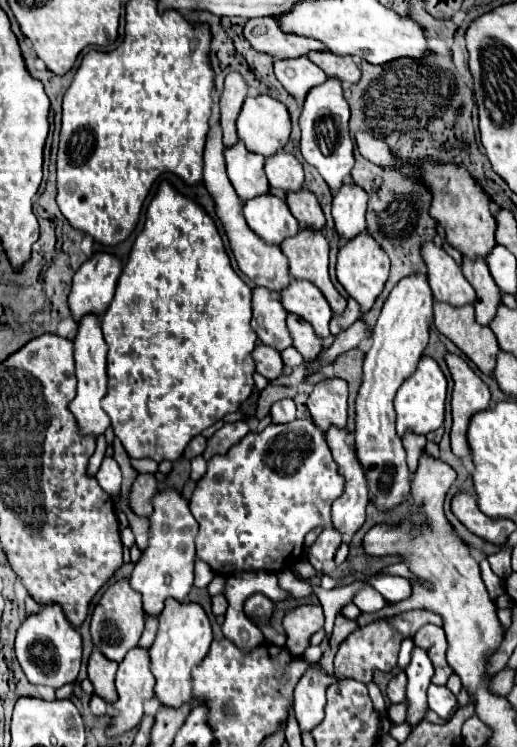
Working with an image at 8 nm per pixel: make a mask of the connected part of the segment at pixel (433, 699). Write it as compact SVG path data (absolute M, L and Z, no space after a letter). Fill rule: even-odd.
M430 684L430 688L428 688L428 706L430 706L432 712L436 712L440 718L448 718L454 704L456 704L456 696L446 686Z

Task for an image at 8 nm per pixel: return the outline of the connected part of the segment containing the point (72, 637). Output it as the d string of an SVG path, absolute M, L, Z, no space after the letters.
M48 604L40 614L28 616L22 622L16 636L16 658L30 684L62 688L64 684L72 684L78 678L82 662L82 638L78 630L66 620L62 608L58 608L58 604Z

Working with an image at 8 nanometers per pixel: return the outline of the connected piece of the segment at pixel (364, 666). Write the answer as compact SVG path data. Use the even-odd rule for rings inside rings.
M376 620L364 628L356 628L338 648L334 668L336 668L336 678L354 678L364 684L373 682L374 670L380 672L390 672L396 666L400 644L404 636L390 626L388 620Z

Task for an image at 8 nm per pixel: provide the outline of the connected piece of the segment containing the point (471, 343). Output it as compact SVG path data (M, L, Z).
M434 302L434 324L440 334L450 338L484 374L492 374L498 342L488 326L474 320L474 306L452 306Z

